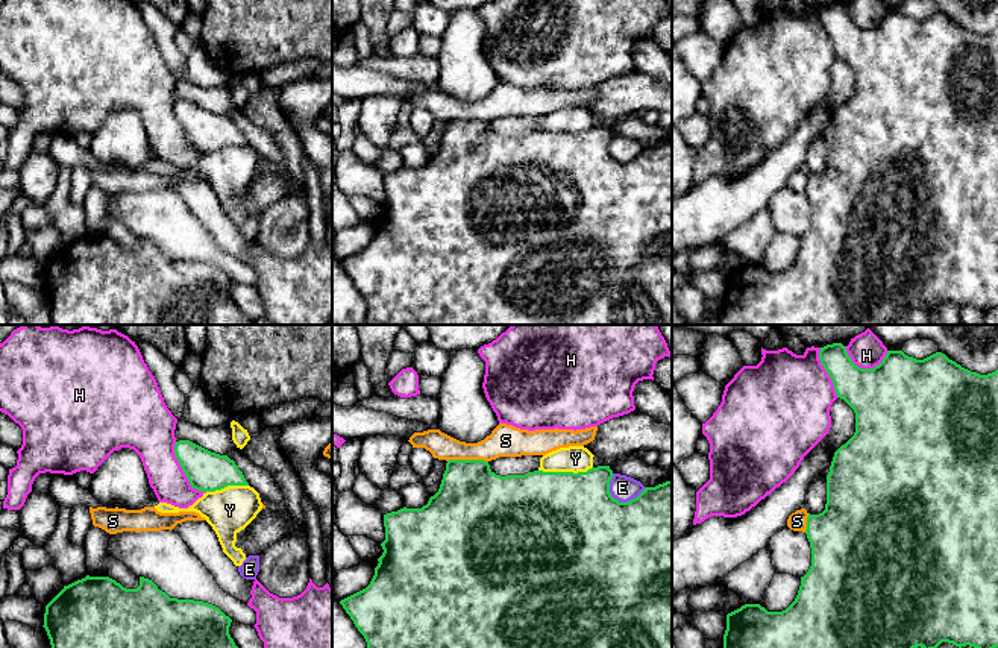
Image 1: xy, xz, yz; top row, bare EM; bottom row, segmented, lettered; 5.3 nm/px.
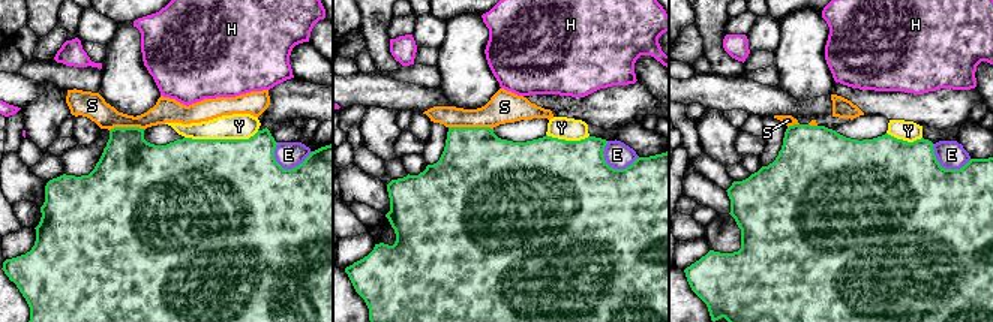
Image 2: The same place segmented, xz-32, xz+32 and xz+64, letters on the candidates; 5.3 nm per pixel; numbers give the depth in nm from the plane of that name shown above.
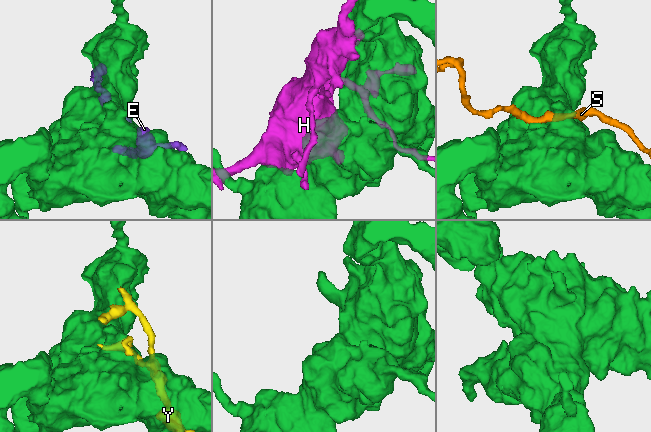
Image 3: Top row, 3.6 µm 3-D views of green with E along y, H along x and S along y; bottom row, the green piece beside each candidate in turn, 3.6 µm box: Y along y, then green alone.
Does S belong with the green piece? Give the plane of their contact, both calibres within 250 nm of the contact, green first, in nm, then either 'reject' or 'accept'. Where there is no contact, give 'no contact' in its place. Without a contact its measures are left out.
xz | 420/180 nm | reject

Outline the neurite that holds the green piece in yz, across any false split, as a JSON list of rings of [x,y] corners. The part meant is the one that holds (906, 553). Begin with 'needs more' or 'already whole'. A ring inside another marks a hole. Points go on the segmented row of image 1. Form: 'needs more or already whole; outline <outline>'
already whole; outline [[[833,343],[821,348],[819,360],[834,384],[837,398],[843,399],[855,413],[855,433],[842,445],[833,457],[830,472],[827,475],[827,504],[819,514],[807,517],[807,539],[811,548],[811,566],[801,577],[801,586],[795,601],[783,612],[767,612],[760,604],[745,604],[727,615],[727,630],[723,634],[723,648],[937,648],[942,642],[952,643],[959,648],[996,648],[998,646],[998,369],[987,375],[971,372],[945,354],[936,352],[924,360],[905,355],[902,351],[887,351],[883,361],[874,369],[861,369],[855,366],[842,343]]]

